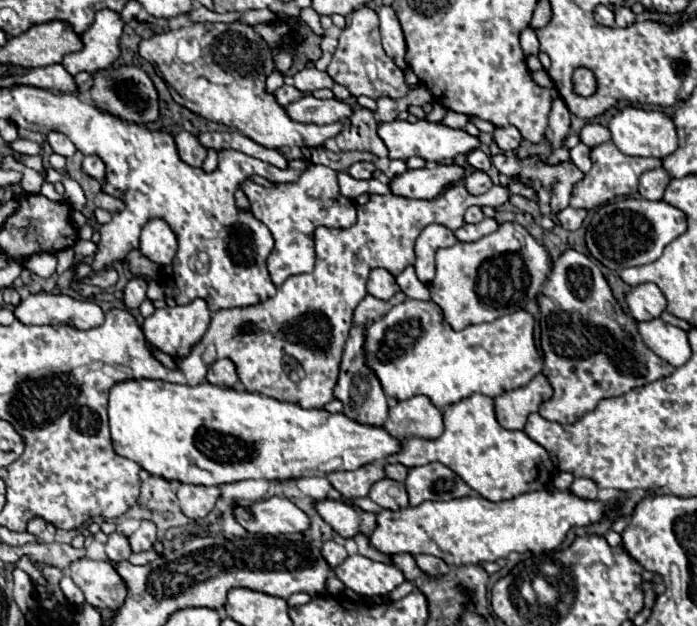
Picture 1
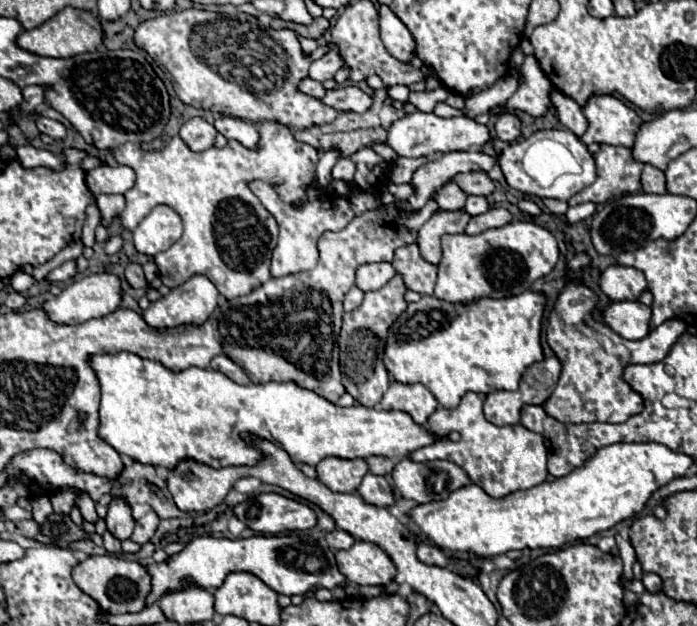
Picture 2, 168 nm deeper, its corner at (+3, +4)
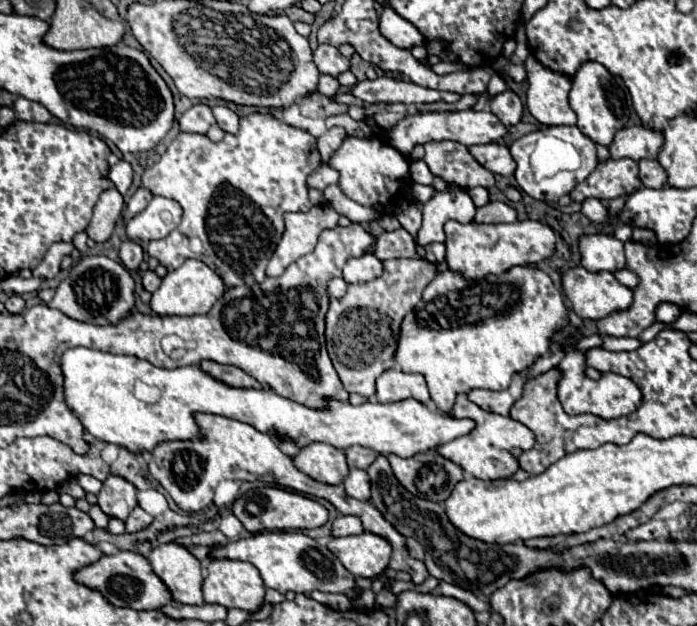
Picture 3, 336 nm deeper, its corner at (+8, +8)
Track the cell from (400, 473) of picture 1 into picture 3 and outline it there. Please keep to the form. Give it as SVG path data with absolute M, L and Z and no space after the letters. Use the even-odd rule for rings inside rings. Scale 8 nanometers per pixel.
M350 446L346 450L346 458L348 458L350 468L366 470L378 456L380 456L378 452L374 452L372 448L364 448L364 446Z

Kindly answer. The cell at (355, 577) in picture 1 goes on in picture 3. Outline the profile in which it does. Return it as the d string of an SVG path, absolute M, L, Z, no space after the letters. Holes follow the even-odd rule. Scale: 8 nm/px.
M370 532L348 538L332 538L328 548L348 572L364 578L376 578L382 574L388 568L392 554L392 546Z

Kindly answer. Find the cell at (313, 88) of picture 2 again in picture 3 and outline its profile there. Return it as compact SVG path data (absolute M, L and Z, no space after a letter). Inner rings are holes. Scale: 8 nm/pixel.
M320 76L320 80L318 80L318 92L320 94L324 94L324 96L334 96L336 92L338 92L338 88L340 88L340 84L336 82L336 78L332 78L332 76Z

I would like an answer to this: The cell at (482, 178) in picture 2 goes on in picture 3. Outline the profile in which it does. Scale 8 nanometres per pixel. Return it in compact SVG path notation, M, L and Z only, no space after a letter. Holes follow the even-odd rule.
M428 142L424 144L424 162L434 176L440 176L448 184L456 184L464 190L482 186L494 188L494 174L484 170L470 154L468 148L458 142Z

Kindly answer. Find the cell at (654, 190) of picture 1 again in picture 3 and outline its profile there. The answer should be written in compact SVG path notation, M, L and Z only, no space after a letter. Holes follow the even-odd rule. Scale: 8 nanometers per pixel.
M640 160L640 180L646 188L662 188L666 186L666 172L658 164L658 160Z

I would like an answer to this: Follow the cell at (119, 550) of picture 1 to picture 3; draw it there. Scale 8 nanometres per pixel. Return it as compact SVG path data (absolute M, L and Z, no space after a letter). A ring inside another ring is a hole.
M110 474L102 482L102 490L98 494L98 506L106 516L126 520L136 506L136 488L128 480Z

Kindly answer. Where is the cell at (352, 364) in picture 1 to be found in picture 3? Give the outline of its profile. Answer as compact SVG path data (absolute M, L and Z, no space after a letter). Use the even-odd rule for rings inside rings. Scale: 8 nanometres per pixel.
M410 258L384 260L384 274L380 278L364 284L350 284L344 298L330 300L330 310L326 314L326 344L328 344L328 354L332 358L332 364L348 392L356 392L366 398L372 398L376 394L376 378L384 370L394 366L392 354L396 350L398 326L404 314L408 314L408 310L412 310L412 306L420 302L424 288L436 274L438 274L436 266L426 260L410 260Z

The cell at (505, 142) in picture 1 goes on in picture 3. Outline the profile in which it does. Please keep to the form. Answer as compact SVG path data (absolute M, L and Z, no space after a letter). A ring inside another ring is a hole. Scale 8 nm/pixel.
M502 92L490 100L492 114L504 124L504 126L516 126L522 118L522 102L514 92Z

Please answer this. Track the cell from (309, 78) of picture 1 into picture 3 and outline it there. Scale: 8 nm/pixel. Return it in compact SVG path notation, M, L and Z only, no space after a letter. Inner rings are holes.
M320 44L314 50L314 64L320 74L330 74L330 76L338 76L340 72L346 72L350 66L350 62L338 52L338 48L330 44Z

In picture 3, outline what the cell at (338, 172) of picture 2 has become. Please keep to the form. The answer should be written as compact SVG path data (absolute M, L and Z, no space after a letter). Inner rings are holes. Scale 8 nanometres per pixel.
M322 164L320 168L316 168L316 170L308 176L308 186L318 188L318 190L324 190L326 186L336 184L338 178L340 178L338 170L334 170L334 168L328 166L328 164Z

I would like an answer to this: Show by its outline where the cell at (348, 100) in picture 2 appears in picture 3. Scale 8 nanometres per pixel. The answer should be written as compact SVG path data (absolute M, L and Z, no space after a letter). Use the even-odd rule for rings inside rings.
M382 76L376 80L364 80L354 84L350 88L350 94L360 98L366 104L390 104L390 102L402 102L402 104L420 104L420 102L458 102L460 96L452 92L442 90L428 90L424 86L416 86L408 80L394 80L390 76Z

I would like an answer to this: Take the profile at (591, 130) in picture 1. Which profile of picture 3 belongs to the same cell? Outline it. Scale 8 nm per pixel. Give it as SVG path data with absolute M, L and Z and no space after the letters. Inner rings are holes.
M532 54L526 58L526 70L528 70L528 110L530 114L542 122L542 124L548 124L548 126L570 126L570 124L576 124L576 114L574 110L570 108L570 102L568 102L568 94L570 94L570 78L566 74L558 74L558 72L552 72L544 66L540 66L540 62L536 62L536 58L532 58Z

